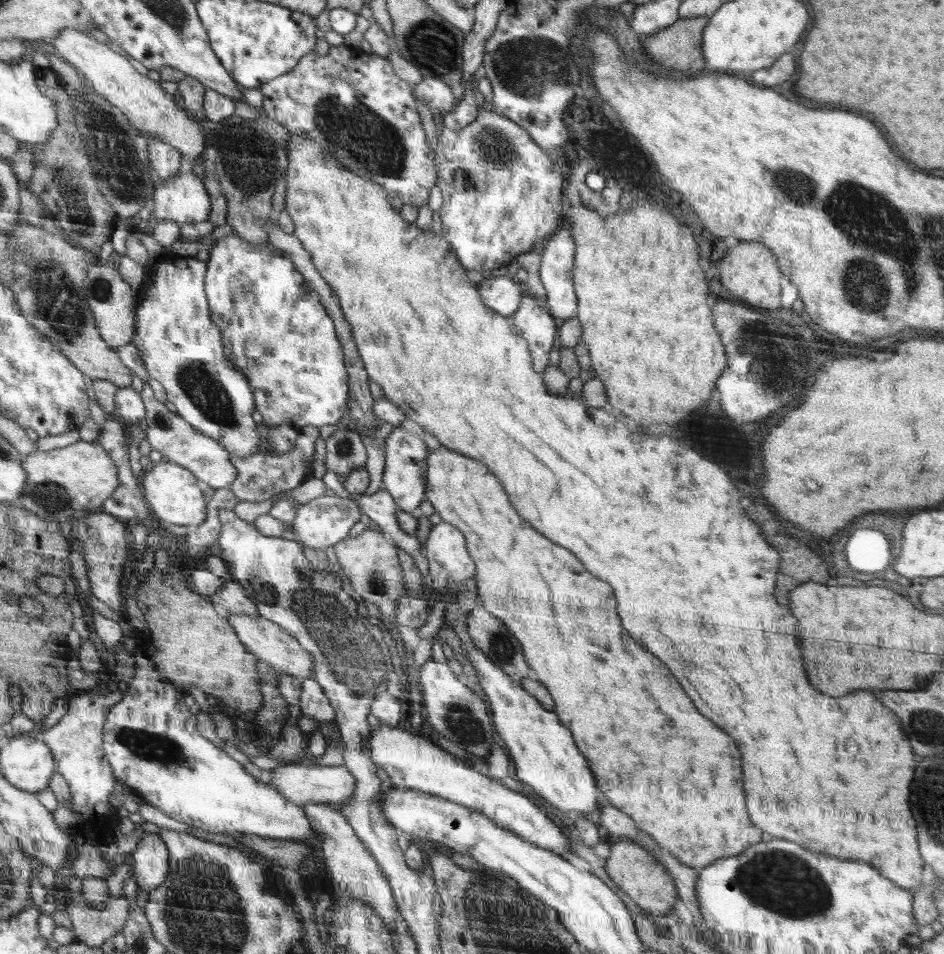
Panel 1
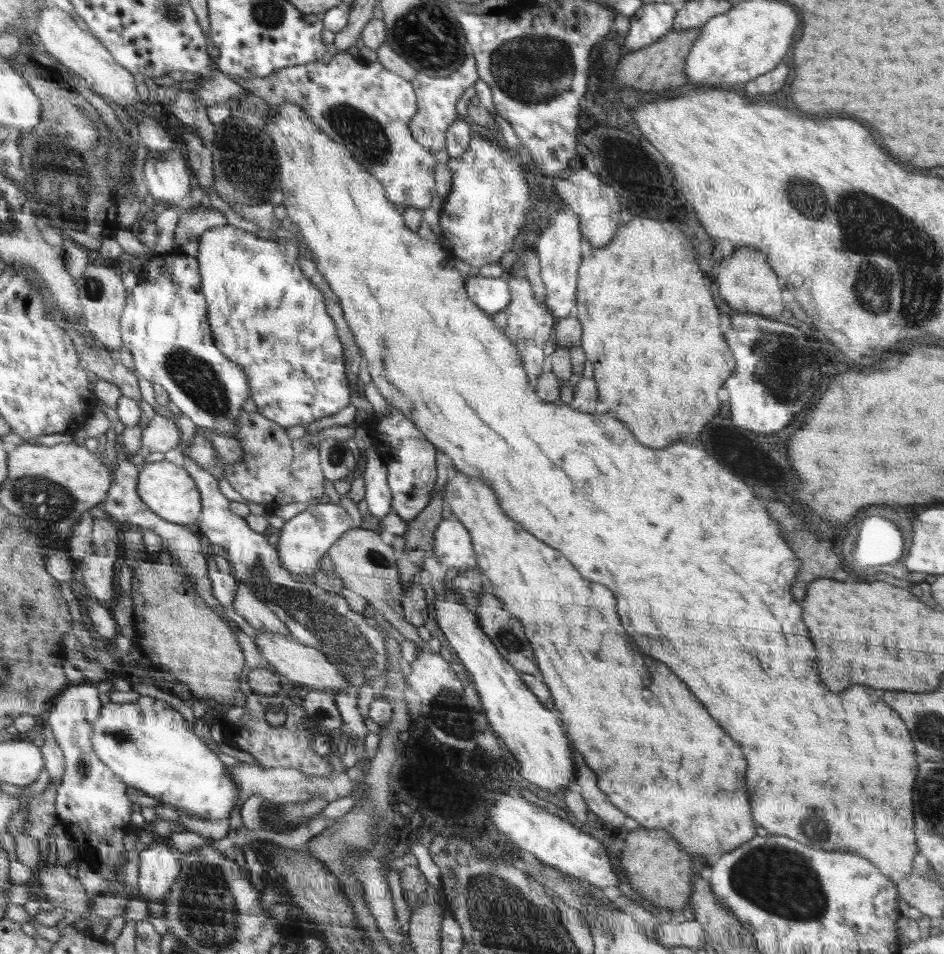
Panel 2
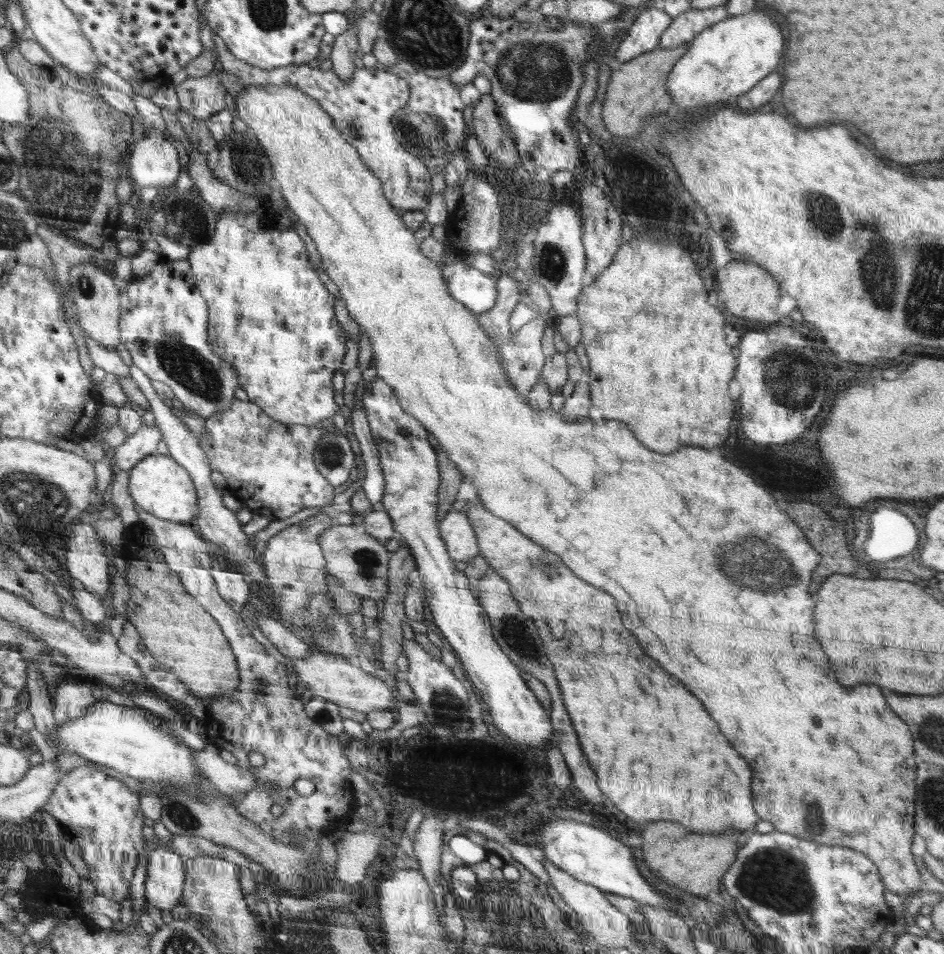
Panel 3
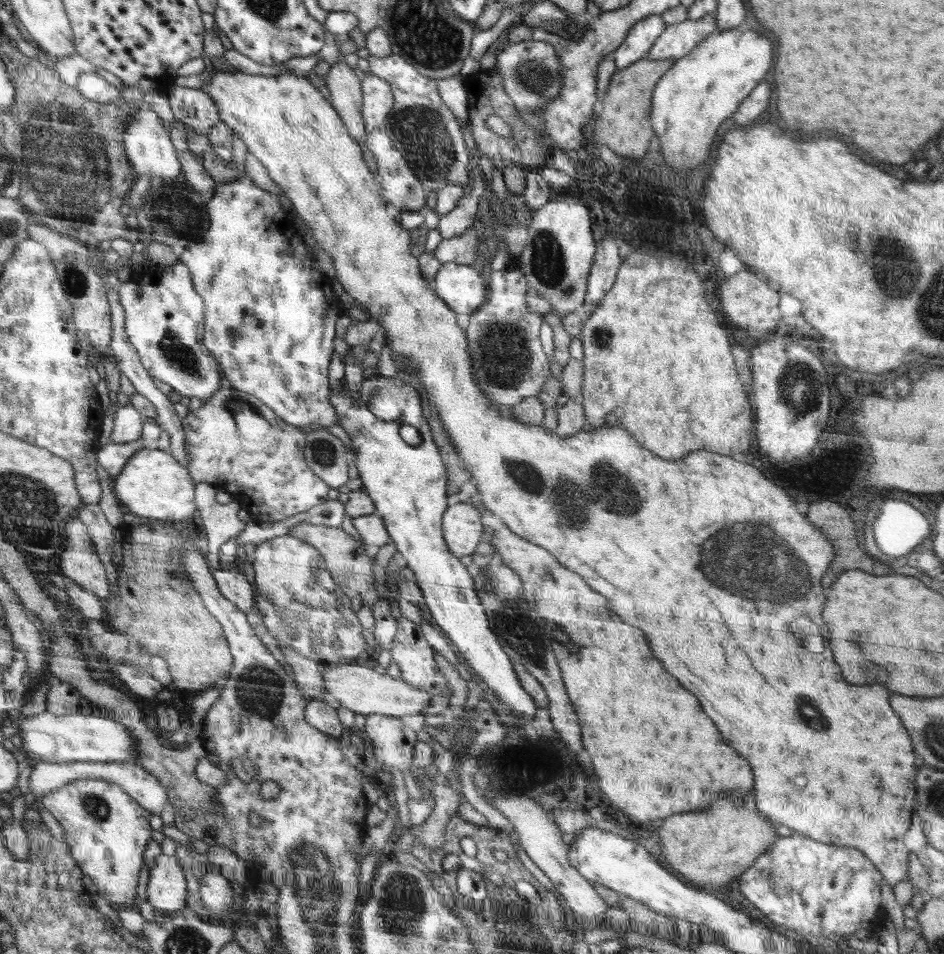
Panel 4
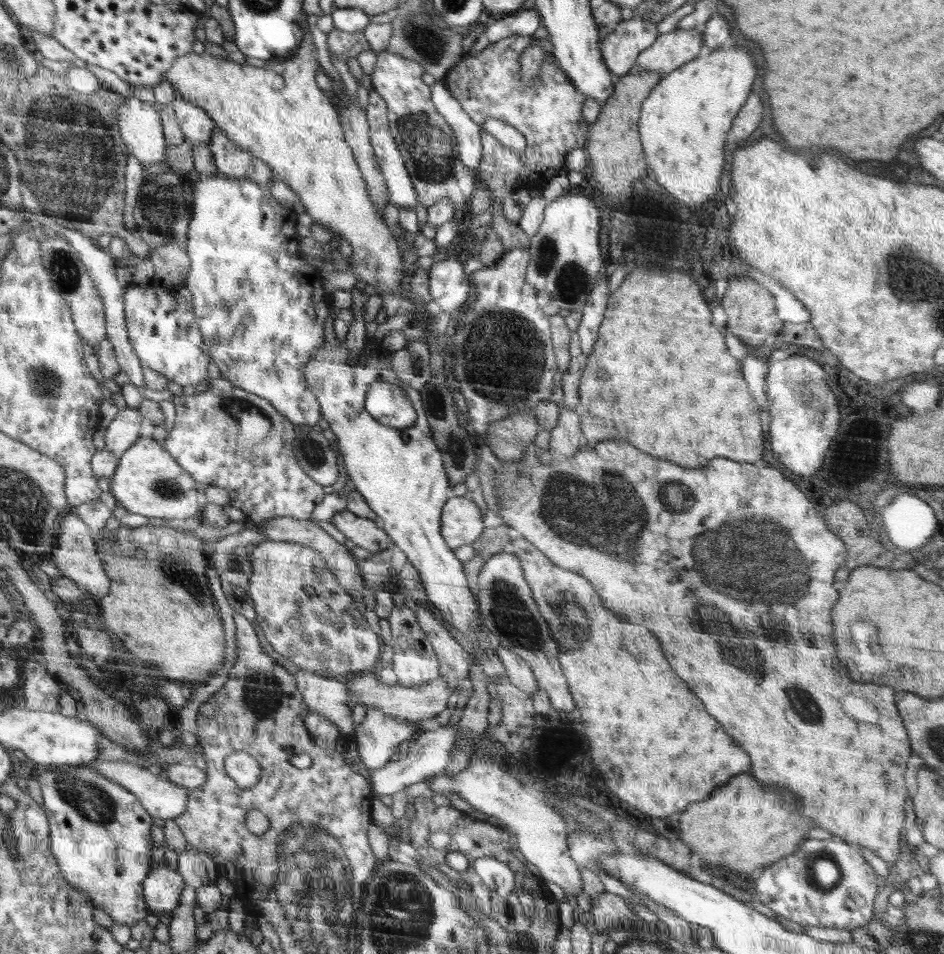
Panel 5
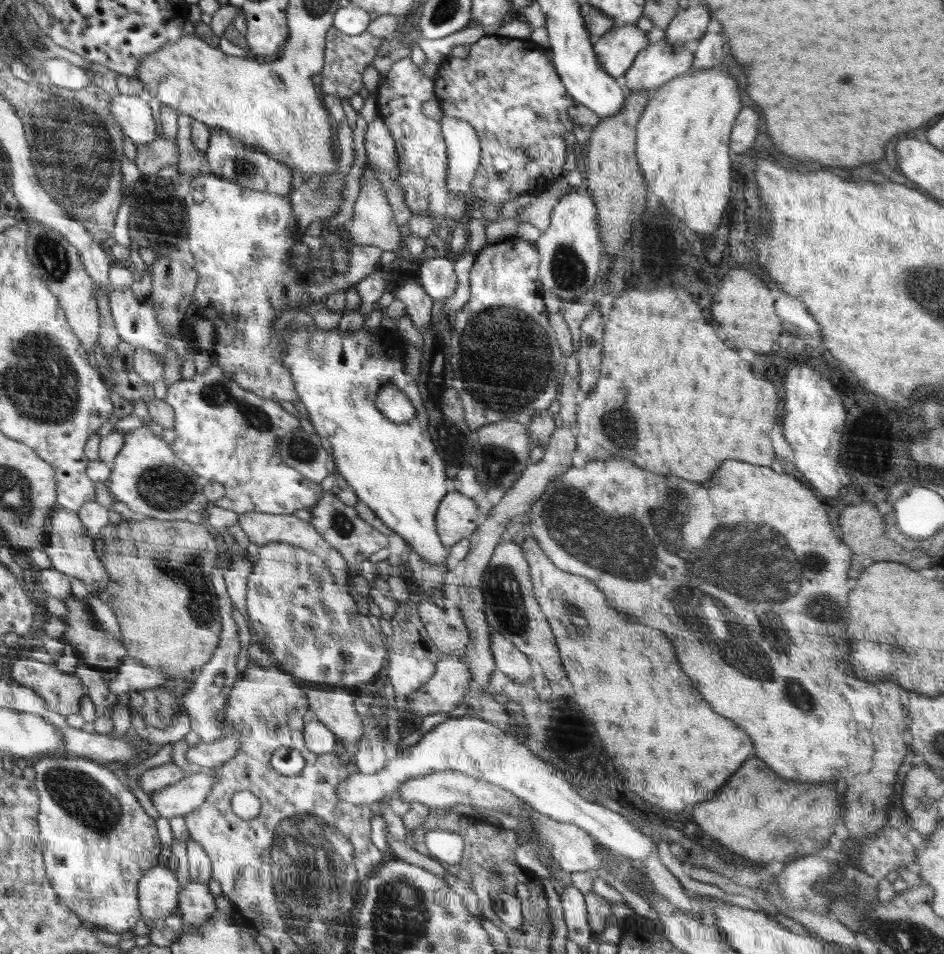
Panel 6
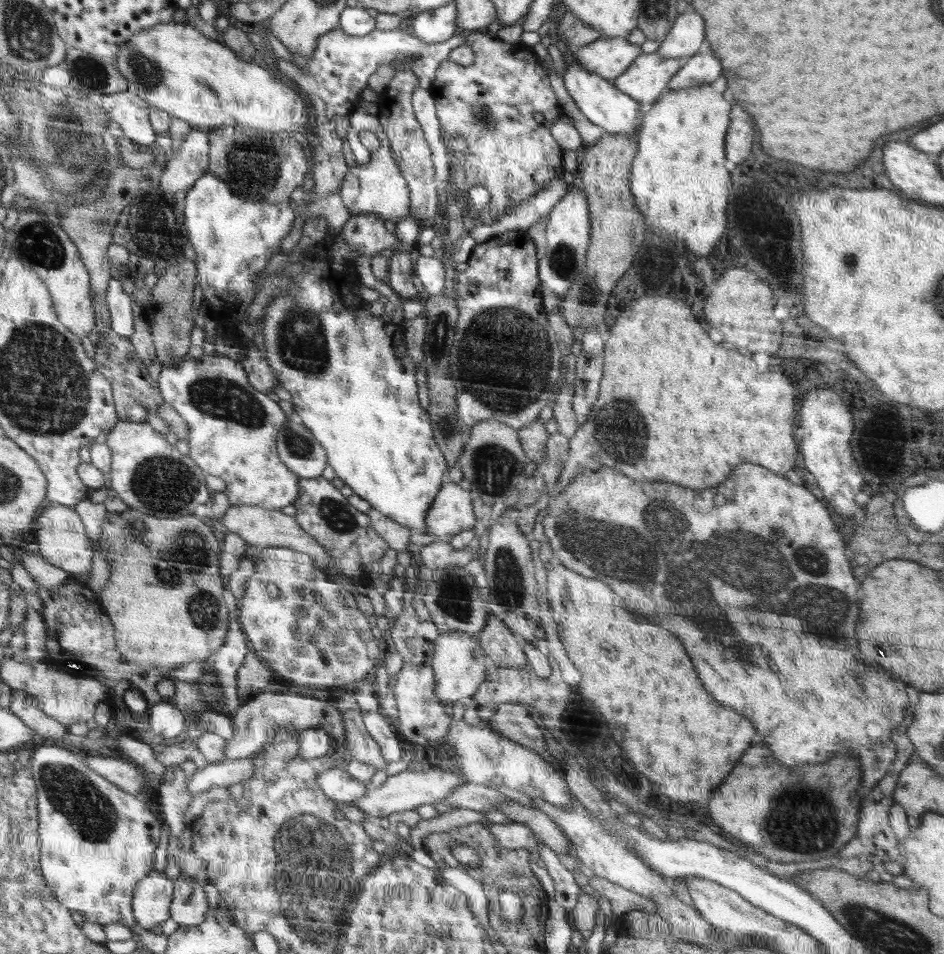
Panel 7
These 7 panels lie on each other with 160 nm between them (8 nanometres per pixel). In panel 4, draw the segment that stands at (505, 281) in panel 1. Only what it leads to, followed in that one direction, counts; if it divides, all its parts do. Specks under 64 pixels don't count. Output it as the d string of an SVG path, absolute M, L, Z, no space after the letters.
M442 263L432 288L454 312L463 329L468 328L471 314L487 300L488 288L473 265Z

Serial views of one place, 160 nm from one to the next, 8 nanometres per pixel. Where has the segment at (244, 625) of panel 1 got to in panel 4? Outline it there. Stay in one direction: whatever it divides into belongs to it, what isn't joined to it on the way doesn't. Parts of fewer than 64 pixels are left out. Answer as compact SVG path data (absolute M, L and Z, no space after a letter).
M357 663L322 666L322 682L326 692L332 695L340 705L360 715L383 715L404 717L420 715L428 708L431 697L426 690L414 688L401 679L394 679L383 673Z

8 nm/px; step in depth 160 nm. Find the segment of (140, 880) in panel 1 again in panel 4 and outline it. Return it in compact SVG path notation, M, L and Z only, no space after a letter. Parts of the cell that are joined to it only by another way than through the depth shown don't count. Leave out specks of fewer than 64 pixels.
M161 854L149 873L147 902L158 910L182 910L186 906L186 880L177 857Z

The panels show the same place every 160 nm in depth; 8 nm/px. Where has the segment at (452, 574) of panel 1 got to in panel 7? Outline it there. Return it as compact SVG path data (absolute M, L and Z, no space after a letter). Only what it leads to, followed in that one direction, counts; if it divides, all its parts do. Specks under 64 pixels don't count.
M446 483L446 488L442 488L442 496L438 496L438 504L434 504L434 512L430 512L430 533L435 534L440 541L449 542L460 530L472 529L474 522L470 492L464 487L460 488L458 483Z

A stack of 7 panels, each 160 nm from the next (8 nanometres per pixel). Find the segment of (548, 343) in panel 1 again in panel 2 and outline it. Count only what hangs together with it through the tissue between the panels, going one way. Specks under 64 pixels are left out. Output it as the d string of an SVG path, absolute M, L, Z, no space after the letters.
M508 276L507 283L510 289L510 302L508 306L494 314L494 321L498 327L504 331L514 345L520 349L525 371L528 373L530 385L535 387L540 374L542 374L542 366L544 366L544 354L542 354L542 346L550 340L552 328L554 326L554 316L537 302L536 294L533 287L526 277Z

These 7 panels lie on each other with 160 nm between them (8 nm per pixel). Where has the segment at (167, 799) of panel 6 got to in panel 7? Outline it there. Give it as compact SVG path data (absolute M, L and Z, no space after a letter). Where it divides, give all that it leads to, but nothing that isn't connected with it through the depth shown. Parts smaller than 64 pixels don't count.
M252 757L226 760L220 764L207 764L186 780L187 791L195 798L198 794L215 787L228 787L244 783L254 775Z

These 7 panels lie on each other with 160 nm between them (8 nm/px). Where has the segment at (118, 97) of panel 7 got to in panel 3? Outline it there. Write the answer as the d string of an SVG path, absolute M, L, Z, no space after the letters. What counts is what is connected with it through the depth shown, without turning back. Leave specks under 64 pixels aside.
M149 127L145 137L135 141L128 158L132 181L139 188L170 186L180 174L180 160L176 148L164 140L159 130Z

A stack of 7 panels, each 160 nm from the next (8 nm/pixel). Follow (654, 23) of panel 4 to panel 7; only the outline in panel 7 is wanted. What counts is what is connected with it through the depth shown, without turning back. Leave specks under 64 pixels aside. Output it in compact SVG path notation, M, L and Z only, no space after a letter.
M626 36L602 37L579 47L576 59L590 72L596 72L610 80L624 74L640 54L640 45L629 43Z

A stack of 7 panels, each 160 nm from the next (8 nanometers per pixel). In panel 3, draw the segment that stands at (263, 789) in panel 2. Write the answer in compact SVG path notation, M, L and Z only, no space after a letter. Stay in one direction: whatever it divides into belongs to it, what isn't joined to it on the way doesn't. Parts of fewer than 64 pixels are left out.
M208 742L202 750L190 749L198 770L210 784L229 798L234 794L244 796L247 790L256 788L256 775L250 769L240 769L220 757L220 749Z

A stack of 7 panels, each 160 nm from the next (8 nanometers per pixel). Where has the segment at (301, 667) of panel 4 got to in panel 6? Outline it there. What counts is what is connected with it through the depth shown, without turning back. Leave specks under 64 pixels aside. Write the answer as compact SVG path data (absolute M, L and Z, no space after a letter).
M321 685L308 690L309 715L325 724L344 744L351 757L359 750L363 719L355 710L356 697L340 685Z

